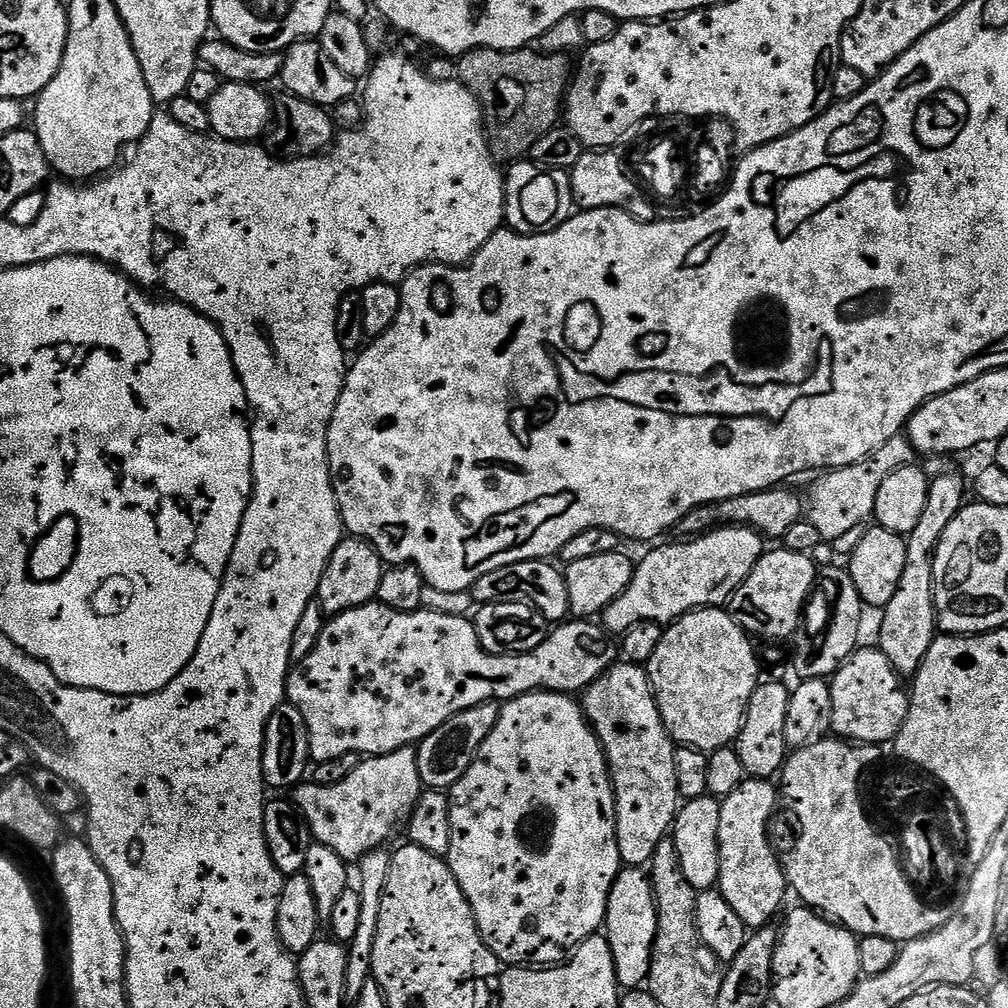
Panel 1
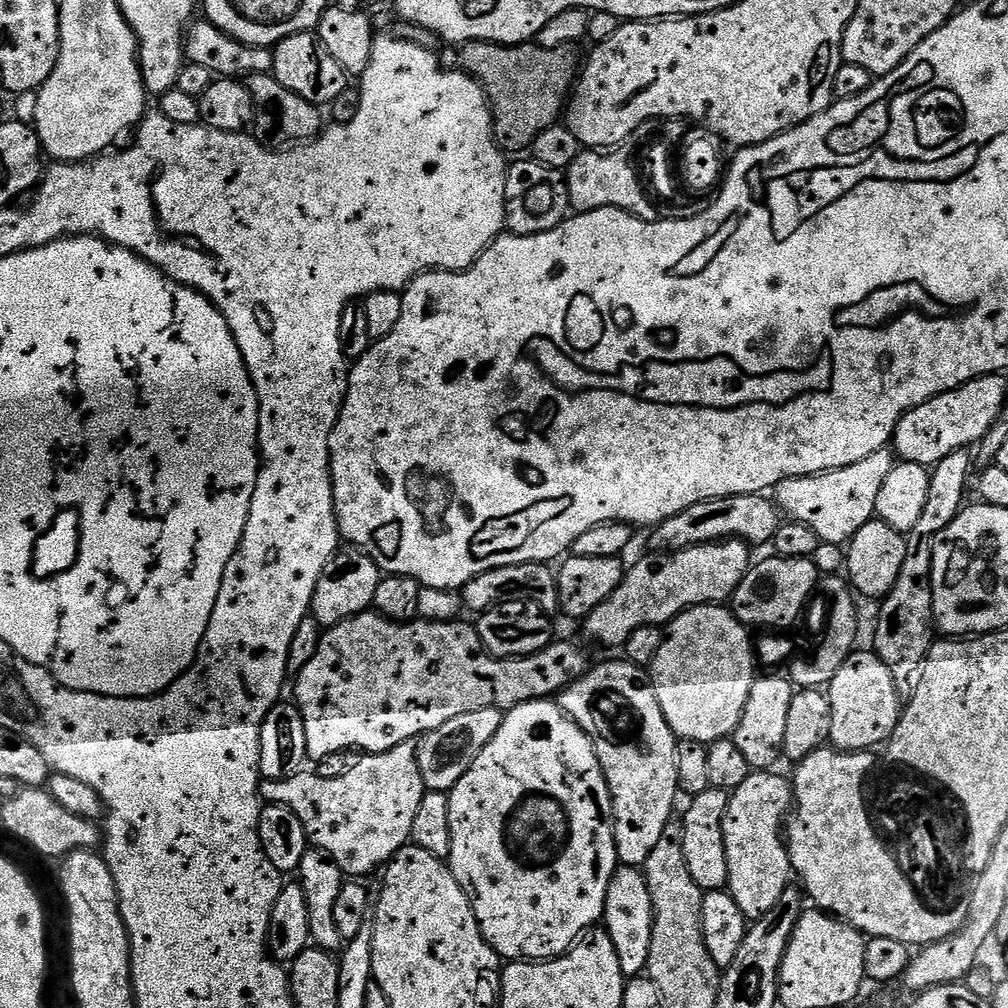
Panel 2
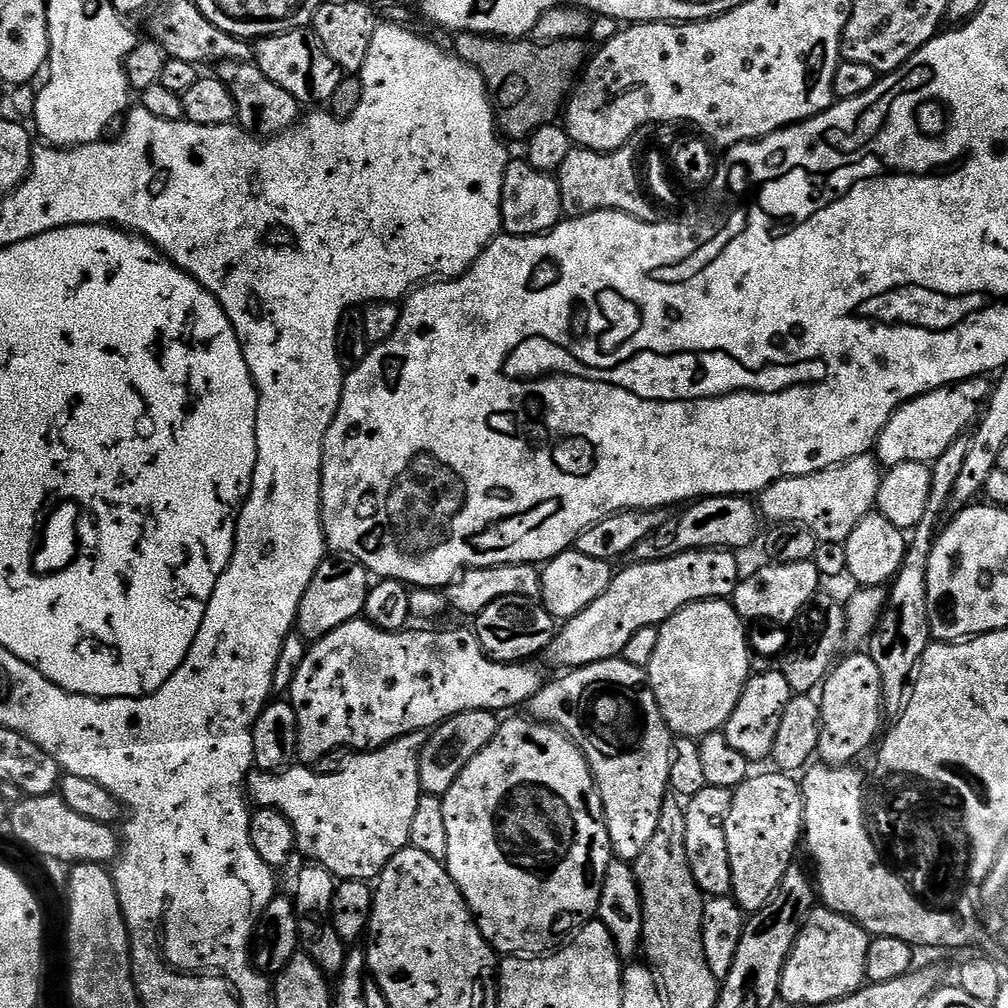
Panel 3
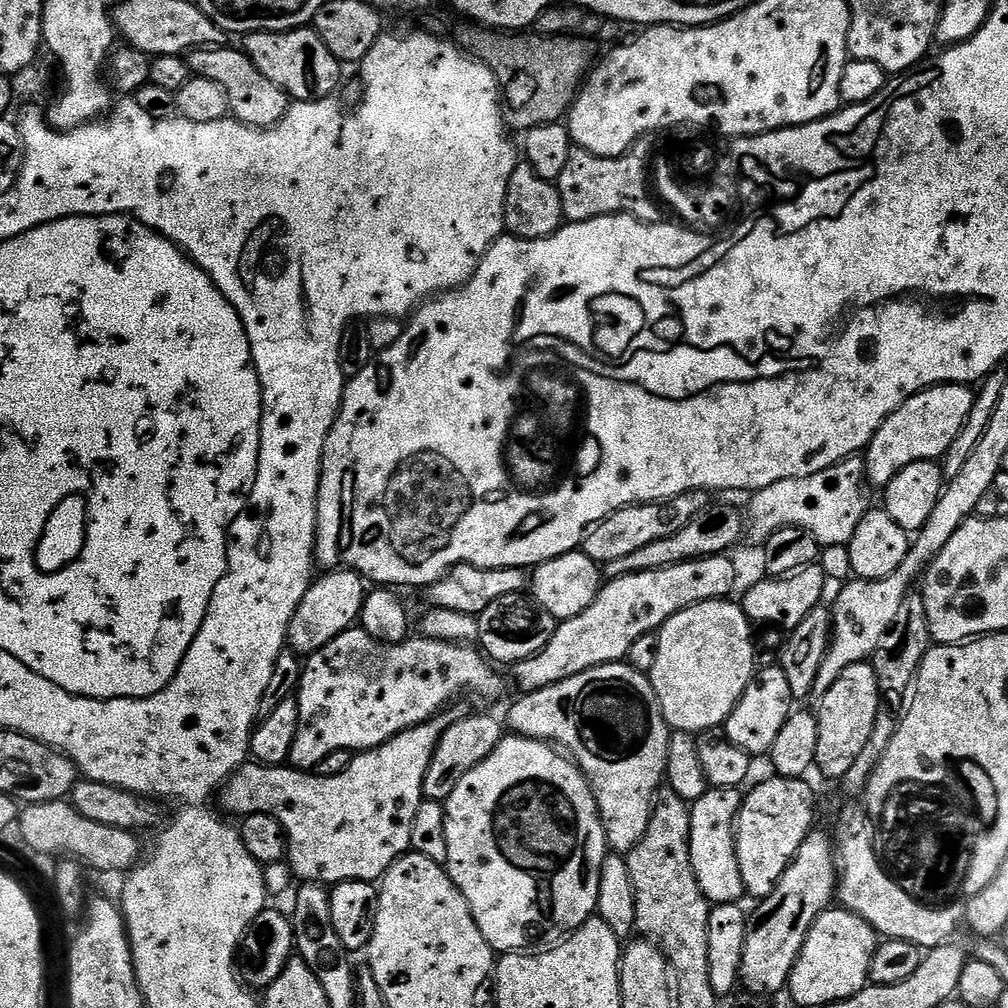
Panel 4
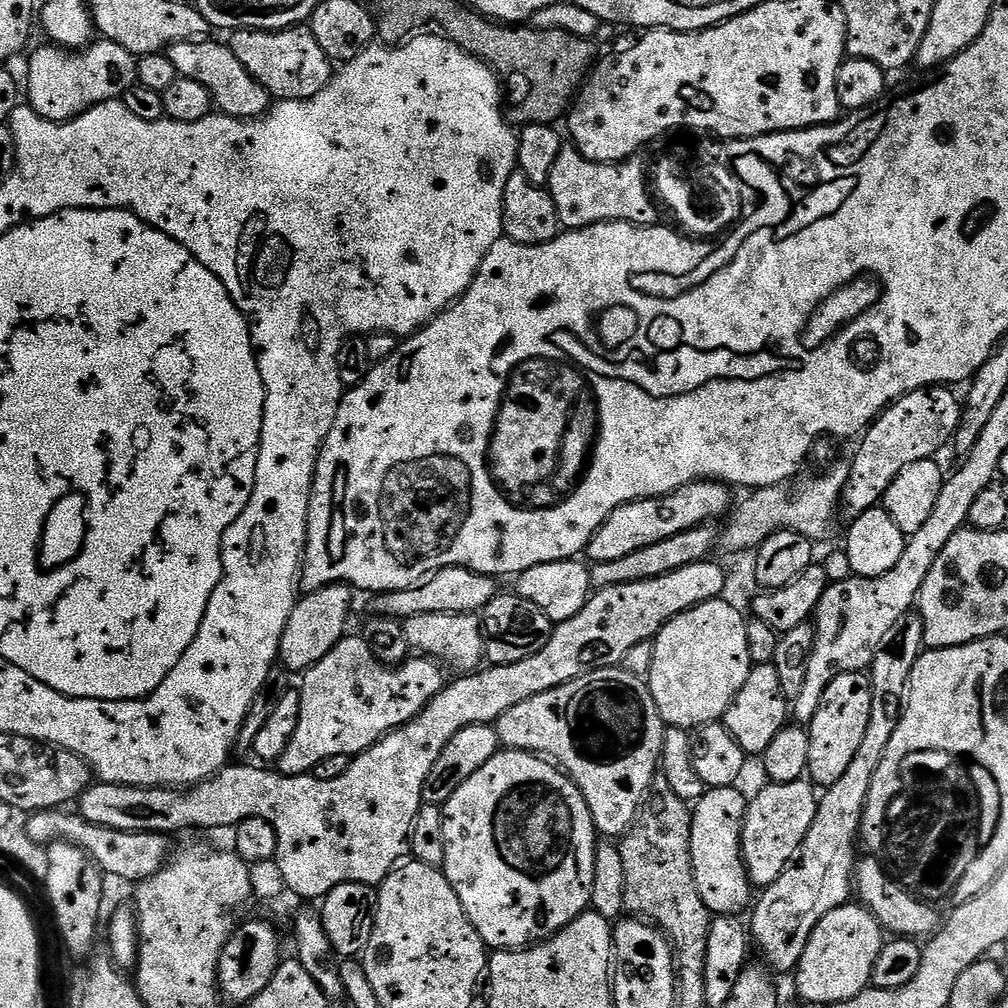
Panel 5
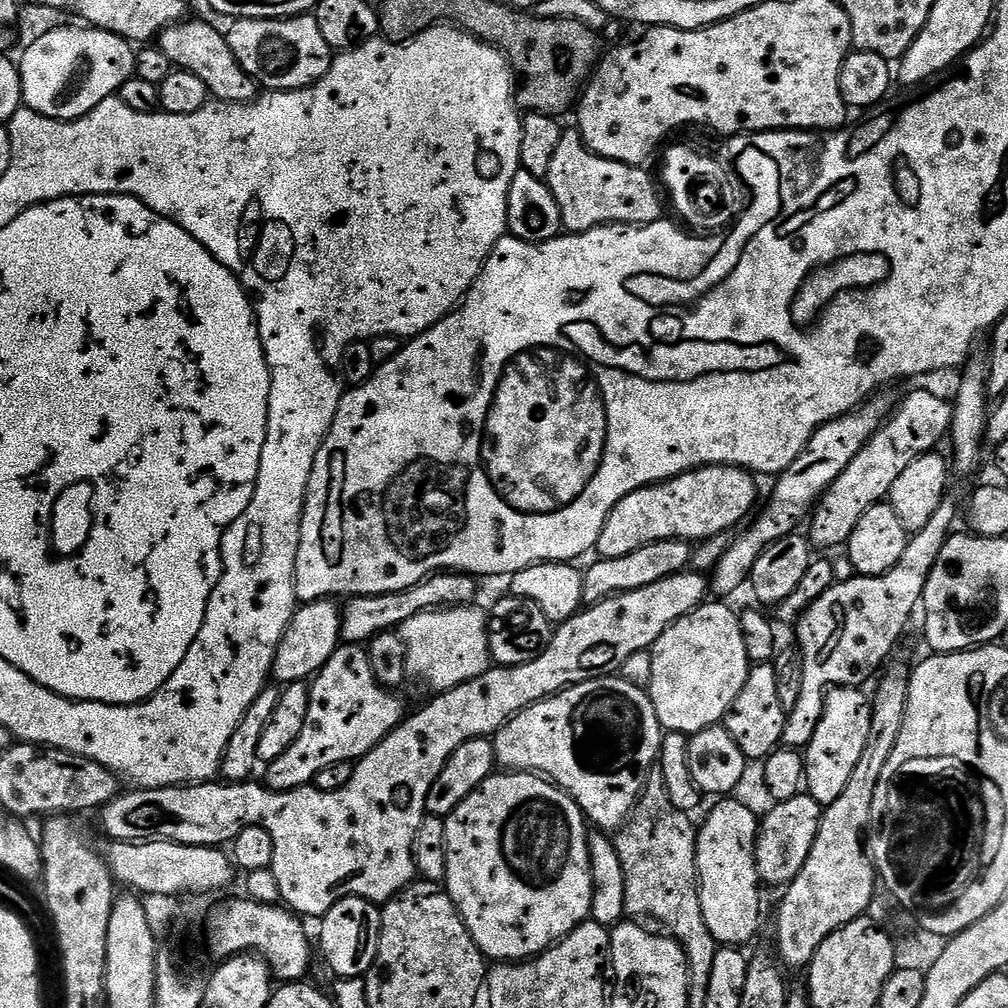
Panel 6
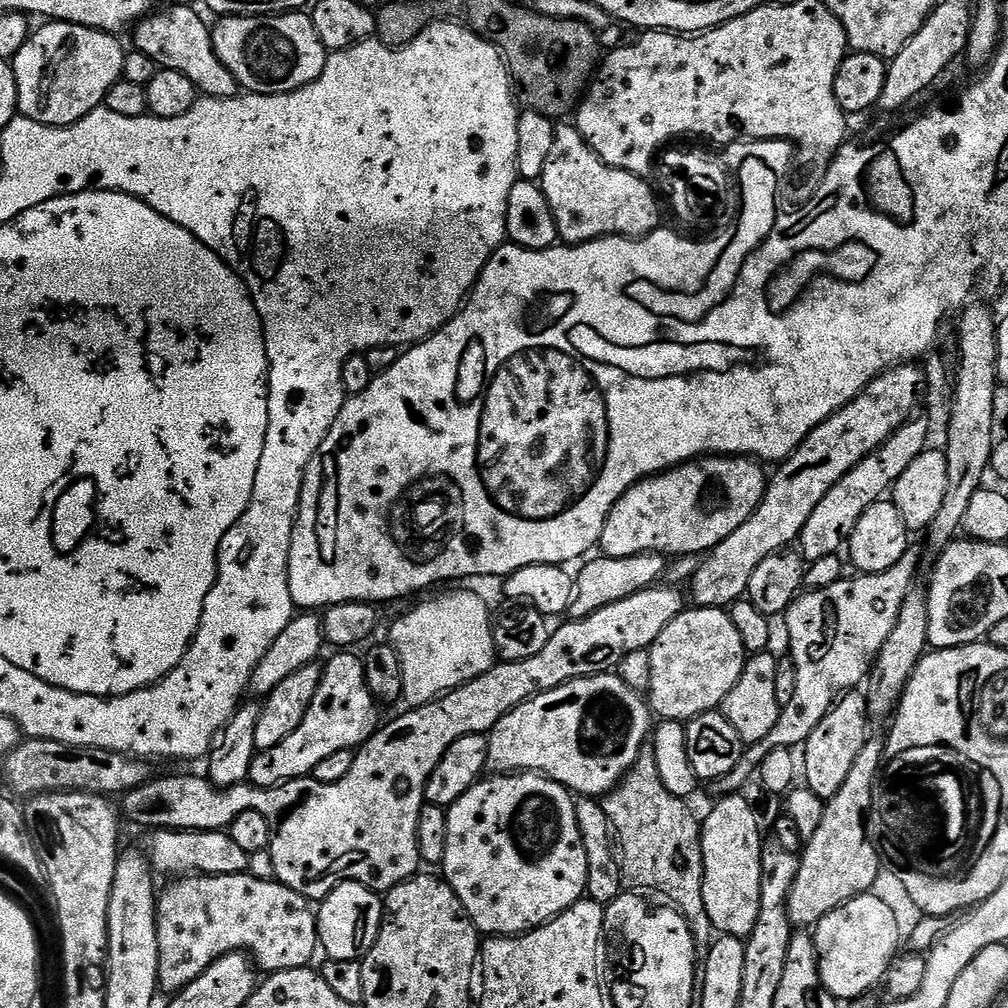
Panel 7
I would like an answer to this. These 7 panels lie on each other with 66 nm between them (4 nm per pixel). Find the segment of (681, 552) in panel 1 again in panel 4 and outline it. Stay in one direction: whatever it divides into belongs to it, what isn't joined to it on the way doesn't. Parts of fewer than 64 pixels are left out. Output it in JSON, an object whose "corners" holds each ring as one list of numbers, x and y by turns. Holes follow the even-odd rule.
{"corners":[[724,554,707,556,701,560,687,560,678,566,670,566,662,570,639,572,638,574,617,576,609,579,601,587,590,607,582,610,580,616,563,621,550,638,548,645,539,654,530,657,529,660,525,660,519,665,520,680,525,684,523,687,527,691,536,692,539,688,557,684,566,678,577,676,591,668,623,661,627,657,624,655,647,632,655,633,674,613,707,600,722,600,731,597,733,595,731,592,736,588,736,564,732,560,727,560,728,558]]}

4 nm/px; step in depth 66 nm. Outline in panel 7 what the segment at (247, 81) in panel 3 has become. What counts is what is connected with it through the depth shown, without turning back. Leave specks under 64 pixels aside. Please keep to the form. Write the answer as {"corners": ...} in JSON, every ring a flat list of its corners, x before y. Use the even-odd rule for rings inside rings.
{"corners":[[186,5,177,8,164,8,161,12,153,11,135,25,135,51,150,54,160,68,178,70,178,74,186,74,190,82,194,82,197,93,205,97,230,98,241,91,240,84,234,74,224,64,224,60,216,53,216,44,212,40,212,28,198,13]]}

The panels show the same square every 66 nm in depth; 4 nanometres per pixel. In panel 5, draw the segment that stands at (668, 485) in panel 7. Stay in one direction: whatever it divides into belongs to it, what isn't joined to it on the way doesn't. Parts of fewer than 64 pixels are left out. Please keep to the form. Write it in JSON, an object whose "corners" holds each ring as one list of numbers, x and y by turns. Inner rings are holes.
{"corners":[[698,480,668,496,635,500,618,506,592,536,586,549,587,559,592,564,614,562,618,558,626,558,626,554,634,554,634,550,654,546,654,542,662,542,662,538,674,538,674,534,682,534,699,524,719,521,719,516,727,517,733,507,732,492,733,489,723,482]]}

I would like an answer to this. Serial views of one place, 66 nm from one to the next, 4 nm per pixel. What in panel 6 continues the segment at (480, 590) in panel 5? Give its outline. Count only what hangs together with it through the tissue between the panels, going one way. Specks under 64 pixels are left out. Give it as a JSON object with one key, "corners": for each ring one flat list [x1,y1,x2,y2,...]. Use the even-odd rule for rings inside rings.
{"corners":[[445,570,428,576,422,582,401,592,387,592,377,596,353,596,343,601,340,608,340,639,344,644,367,645,379,632,399,629,414,614,431,612,438,608,463,608,471,605,476,596,477,577]]}

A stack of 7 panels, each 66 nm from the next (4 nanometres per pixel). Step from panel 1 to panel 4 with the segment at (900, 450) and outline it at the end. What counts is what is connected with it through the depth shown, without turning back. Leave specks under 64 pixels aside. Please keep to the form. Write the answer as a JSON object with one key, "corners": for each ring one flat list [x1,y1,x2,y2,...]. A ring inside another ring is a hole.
{"corners":[[859,455,850,456,847,460,839,460,834,466,822,470,813,476,806,478,786,478,782,482,774,482,774,486,759,488,751,493,746,508,746,540,757,546,768,543,768,539,778,530,783,528,801,528,811,532,814,539,821,544,841,544,847,546,854,538,854,530,858,530,858,522,862,522,865,512,869,511,866,489,866,477,864,474,864,462]]}

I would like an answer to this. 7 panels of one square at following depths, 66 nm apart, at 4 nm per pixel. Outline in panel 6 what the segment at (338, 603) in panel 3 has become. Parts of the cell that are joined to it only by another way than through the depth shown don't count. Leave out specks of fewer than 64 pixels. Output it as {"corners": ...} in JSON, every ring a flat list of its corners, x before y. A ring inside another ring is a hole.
{"corners":[[331,599,310,600,301,603,292,616,292,621,280,639,276,657,272,663,271,675,280,679,281,685,299,684,315,677,317,672,330,662,330,658,341,647,340,608]]}

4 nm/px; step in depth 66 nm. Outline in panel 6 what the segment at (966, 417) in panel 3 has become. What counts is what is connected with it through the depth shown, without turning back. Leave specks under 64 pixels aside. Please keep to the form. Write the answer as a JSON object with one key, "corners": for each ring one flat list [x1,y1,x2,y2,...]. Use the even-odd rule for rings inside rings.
{"corners":[[912,392,885,420,884,425,858,450,854,462,838,474,838,478,820,497,810,516,806,535,813,549,836,548,847,545,858,518,874,505,887,501,888,491,902,470,918,458,929,455,940,439,949,435,952,427,952,405,932,392]]}

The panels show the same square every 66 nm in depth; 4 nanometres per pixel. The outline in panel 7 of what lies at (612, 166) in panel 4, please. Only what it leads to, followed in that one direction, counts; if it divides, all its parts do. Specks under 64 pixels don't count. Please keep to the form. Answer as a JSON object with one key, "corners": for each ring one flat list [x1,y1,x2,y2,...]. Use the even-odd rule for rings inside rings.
{"corners":[[575,123,556,124,554,147,550,149,546,170,538,183,550,202,560,231,559,239,565,245,585,244,588,240,599,240,601,236,639,238,661,227,660,204,649,181,602,162,584,141]]}

